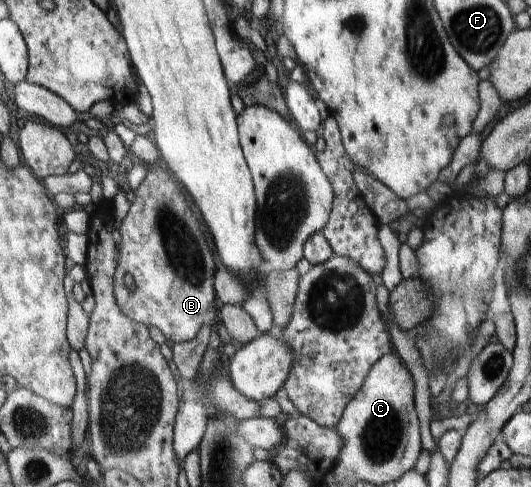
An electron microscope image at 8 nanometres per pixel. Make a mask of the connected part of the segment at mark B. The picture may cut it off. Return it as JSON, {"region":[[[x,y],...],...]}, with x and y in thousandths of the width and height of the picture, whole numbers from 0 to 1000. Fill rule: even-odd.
{"region":[[[282,347],[252,394],[254,411],[222,470],[230,485],[215,563],[215,606],[239,653],[299,674],[315,698],[360,702],[382,667],[405,667],[401,616],[409,550],[401,513],[379,472],[379,456],[358,431],[348,388],[322,353]],[[247,563],[254,595],[232,587],[232,567]]]}

